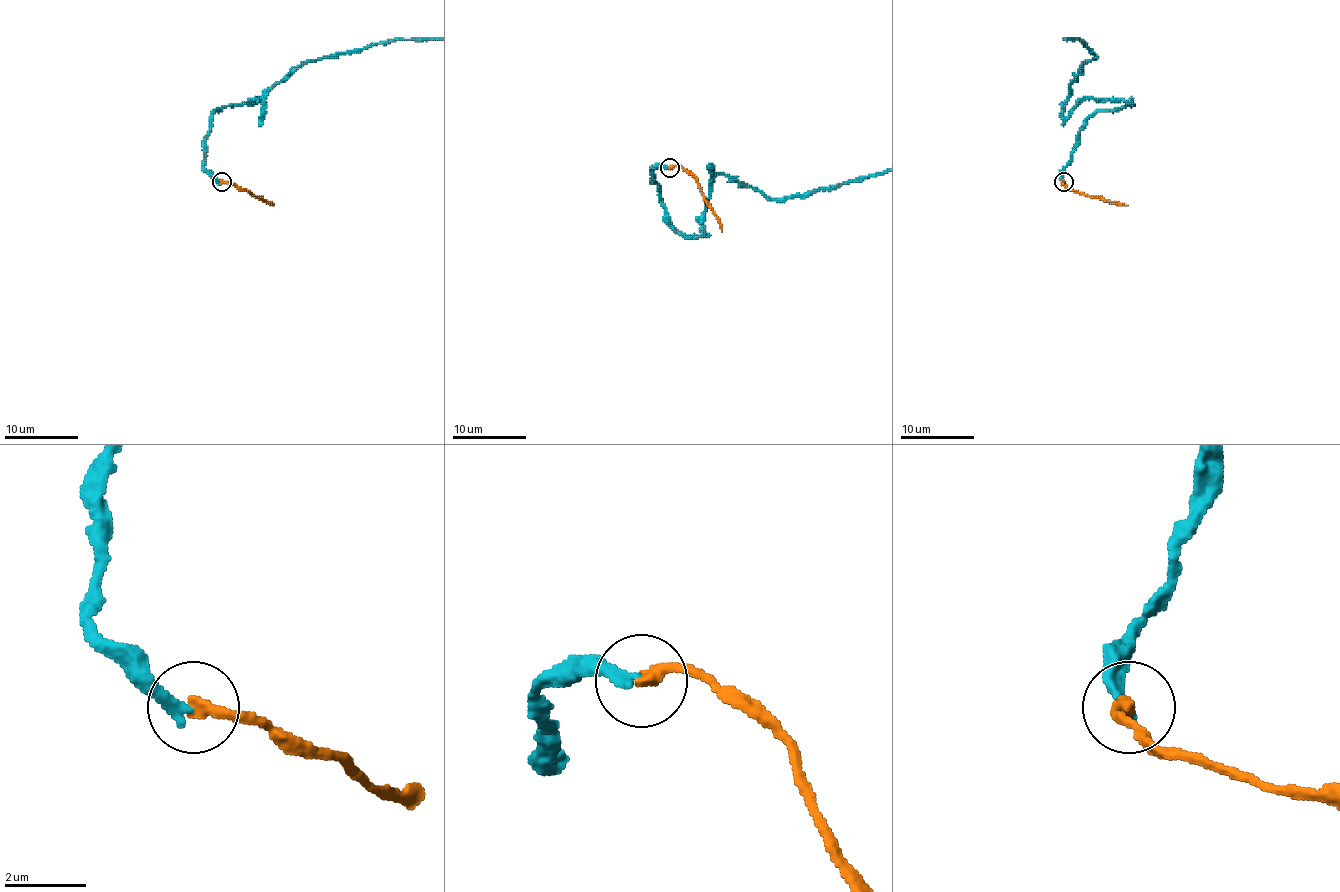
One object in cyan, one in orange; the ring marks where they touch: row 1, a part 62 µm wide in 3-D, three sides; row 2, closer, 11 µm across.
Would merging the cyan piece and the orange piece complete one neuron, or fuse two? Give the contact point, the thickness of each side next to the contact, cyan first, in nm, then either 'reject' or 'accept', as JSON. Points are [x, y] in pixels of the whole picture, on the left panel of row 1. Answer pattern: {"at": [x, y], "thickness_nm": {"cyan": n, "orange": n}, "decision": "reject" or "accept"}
{"at": [221, 182], "thickness_nm": {"cyan": 260, "orange": 340}, "decision": "reject"}

